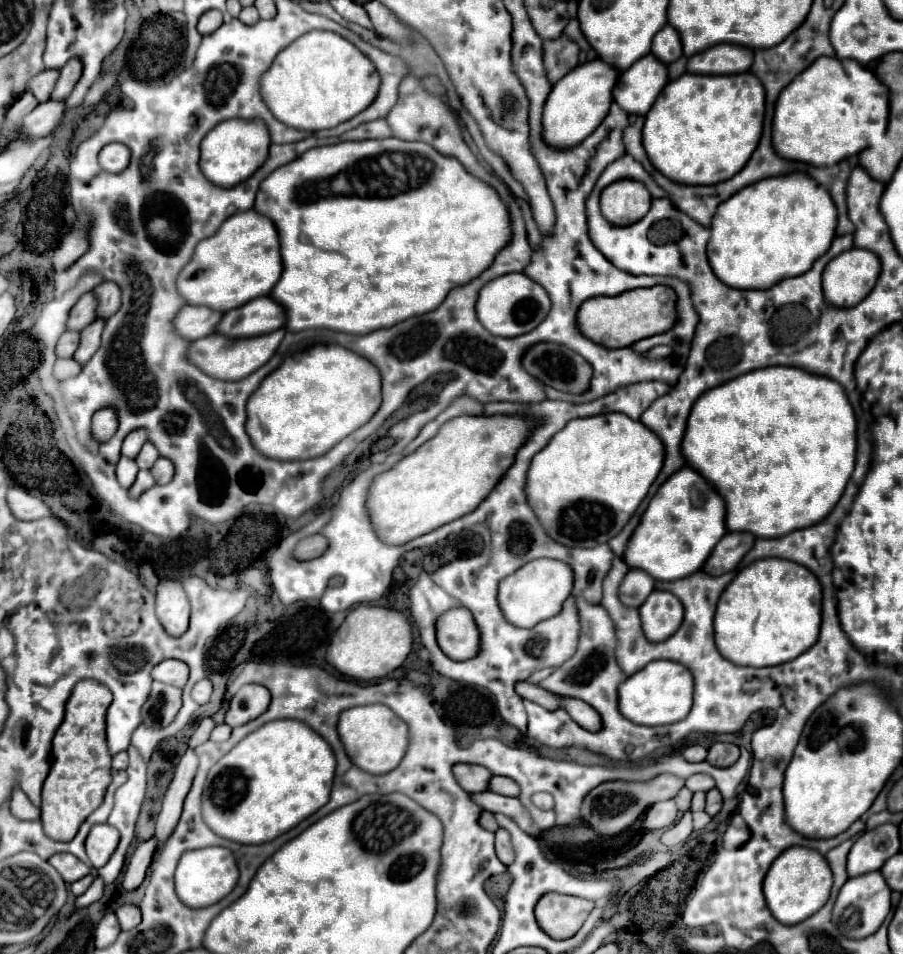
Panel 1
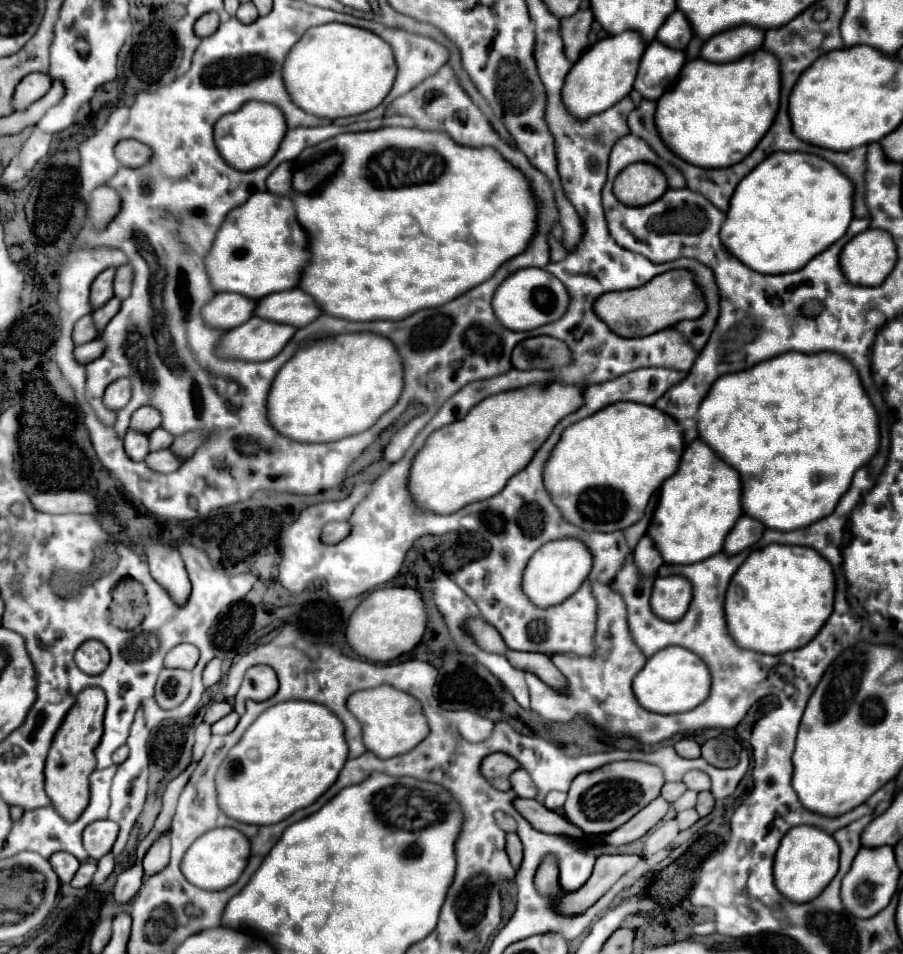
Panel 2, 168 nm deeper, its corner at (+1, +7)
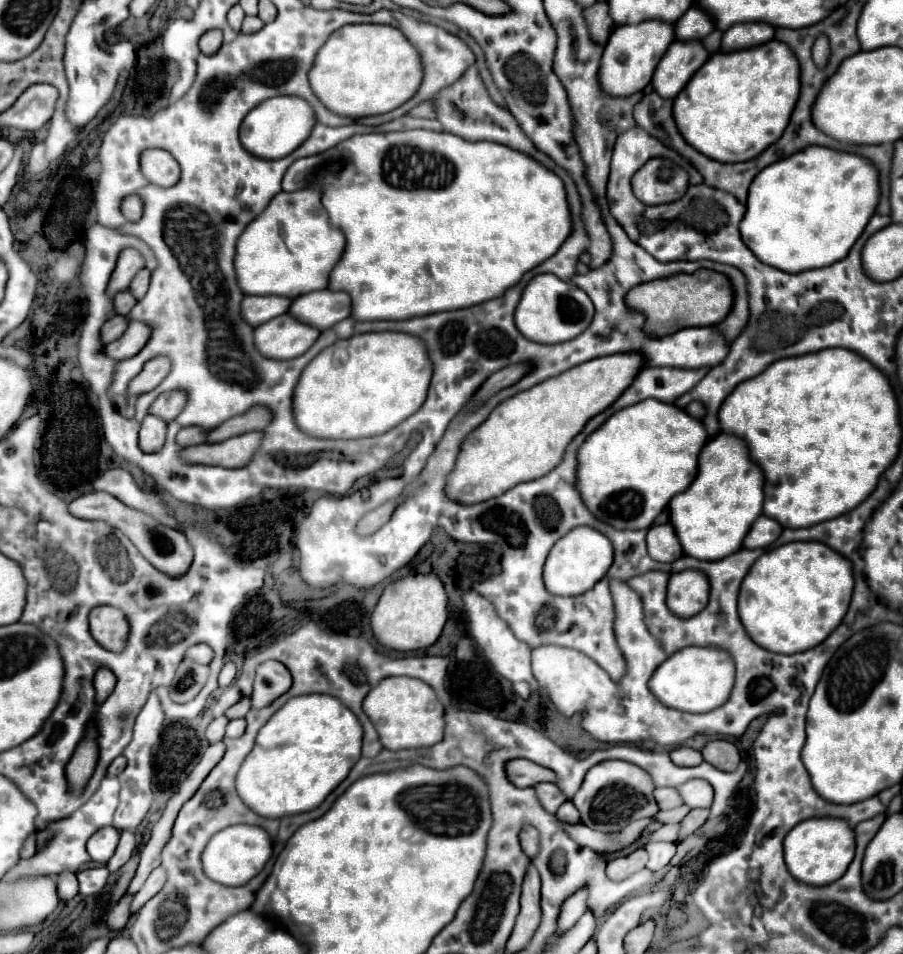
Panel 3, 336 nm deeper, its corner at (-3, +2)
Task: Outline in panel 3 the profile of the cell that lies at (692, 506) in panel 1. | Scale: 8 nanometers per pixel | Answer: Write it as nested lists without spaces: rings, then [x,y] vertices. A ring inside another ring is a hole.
[[[720,433],[710,439],[698,457],[698,475],[690,487],[670,501],[670,523],[686,557],[700,561],[724,559],[742,547],[750,525],[762,513],[764,475],[748,457],[746,443]]]

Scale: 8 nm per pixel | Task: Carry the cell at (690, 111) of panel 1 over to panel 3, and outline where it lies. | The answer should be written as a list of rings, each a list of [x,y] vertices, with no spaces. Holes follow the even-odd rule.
[[[772,39],[770,43],[762,45],[762,47],[752,47],[752,49],[742,49],[742,51],[732,51],[730,55],[726,53],[714,53],[694,75],[692,79],[686,83],[686,87],[676,95],[674,99],[674,121],[676,121],[676,127],[680,131],[680,135],[684,137],[686,143],[690,143],[690,147],[694,147],[696,151],[700,151],[702,155],[714,159],[714,161],[720,161],[720,163],[742,163],[742,161],[750,161],[754,157],[758,157],[766,147],[770,147],[772,143],[776,143],[776,139],[782,135],[782,131],[786,129],[786,123],[790,119],[790,113],[794,109],[794,103],[798,99],[798,63],[794,63],[794,53],[784,45],[784,43],[778,43],[776,39]]]

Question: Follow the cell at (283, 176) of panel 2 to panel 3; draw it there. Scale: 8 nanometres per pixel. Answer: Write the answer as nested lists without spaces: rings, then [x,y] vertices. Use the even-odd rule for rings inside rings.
[[[414,129],[414,131],[396,131],[396,133],[368,133],[368,135],[354,135],[346,141],[342,141],[336,149],[324,153],[324,155],[314,155],[314,157],[304,157],[294,161],[282,181],[284,191],[298,191],[308,185],[308,181],[324,173],[324,163],[328,159],[342,159],[344,169],[340,175],[324,175],[324,199],[322,205],[328,211],[330,223],[340,229],[346,237],[346,249],[338,263],[334,265],[328,281],[330,291],[346,291],[352,299],[352,319],[356,321],[402,321],[402,319],[412,319],[428,313],[438,313],[438,311],[450,311],[450,309],[462,309],[470,307],[474,303],[482,303],[486,299],[502,295],[506,287],[512,287],[522,279],[522,275],[530,269],[534,269],[538,263],[546,261],[558,247],[564,243],[564,239],[570,235],[570,211],[566,203],[566,193],[562,181],[542,167],[540,163],[534,163],[524,153],[518,153],[506,145],[492,143],[492,141],[478,141],[470,143],[464,141],[452,133],[436,133],[436,131],[426,131],[426,129]]]

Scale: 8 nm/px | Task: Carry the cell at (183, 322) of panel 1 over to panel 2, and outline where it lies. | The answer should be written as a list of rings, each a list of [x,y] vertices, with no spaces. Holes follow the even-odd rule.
[[[220,292],[214,296],[212,302],[208,302],[202,308],[202,316],[204,316],[206,324],[212,328],[232,330],[232,328],[248,322],[254,316],[256,306],[258,306],[258,300],[242,298],[240,294]]]

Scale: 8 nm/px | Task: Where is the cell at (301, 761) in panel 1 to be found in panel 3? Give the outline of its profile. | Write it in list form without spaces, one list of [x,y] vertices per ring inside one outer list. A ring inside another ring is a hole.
[[[304,695],[290,699],[258,731],[256,743],[236,773],[236,793],[260,817],[280,819],[316,809],[360,759],[362,725],[338,699]]]

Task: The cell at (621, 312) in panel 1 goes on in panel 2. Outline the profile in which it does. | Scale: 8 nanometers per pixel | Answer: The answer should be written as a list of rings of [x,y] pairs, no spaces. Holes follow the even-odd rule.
[[[672,270],[652,278],[648,284],[640,288],[602,294],[596,300],[594,310],[618,336],[638,338],[638,336],[650,336],[664,328],[676,326],[682,320],[700,318],[706,312],[706,300],[690,270]]]

